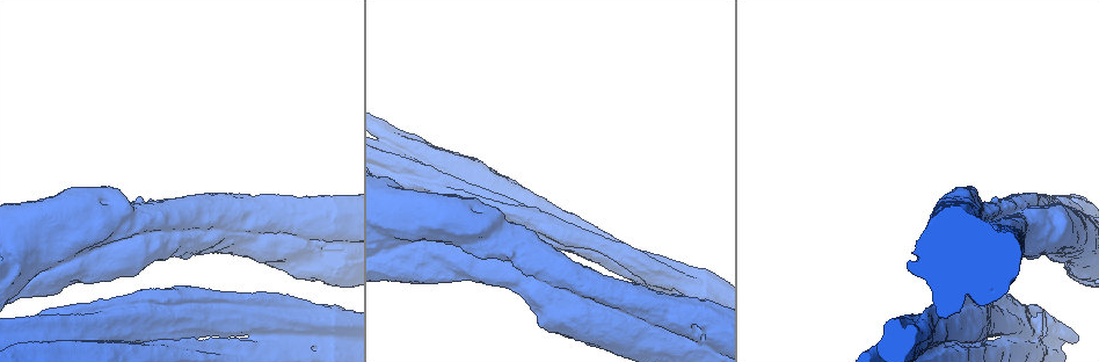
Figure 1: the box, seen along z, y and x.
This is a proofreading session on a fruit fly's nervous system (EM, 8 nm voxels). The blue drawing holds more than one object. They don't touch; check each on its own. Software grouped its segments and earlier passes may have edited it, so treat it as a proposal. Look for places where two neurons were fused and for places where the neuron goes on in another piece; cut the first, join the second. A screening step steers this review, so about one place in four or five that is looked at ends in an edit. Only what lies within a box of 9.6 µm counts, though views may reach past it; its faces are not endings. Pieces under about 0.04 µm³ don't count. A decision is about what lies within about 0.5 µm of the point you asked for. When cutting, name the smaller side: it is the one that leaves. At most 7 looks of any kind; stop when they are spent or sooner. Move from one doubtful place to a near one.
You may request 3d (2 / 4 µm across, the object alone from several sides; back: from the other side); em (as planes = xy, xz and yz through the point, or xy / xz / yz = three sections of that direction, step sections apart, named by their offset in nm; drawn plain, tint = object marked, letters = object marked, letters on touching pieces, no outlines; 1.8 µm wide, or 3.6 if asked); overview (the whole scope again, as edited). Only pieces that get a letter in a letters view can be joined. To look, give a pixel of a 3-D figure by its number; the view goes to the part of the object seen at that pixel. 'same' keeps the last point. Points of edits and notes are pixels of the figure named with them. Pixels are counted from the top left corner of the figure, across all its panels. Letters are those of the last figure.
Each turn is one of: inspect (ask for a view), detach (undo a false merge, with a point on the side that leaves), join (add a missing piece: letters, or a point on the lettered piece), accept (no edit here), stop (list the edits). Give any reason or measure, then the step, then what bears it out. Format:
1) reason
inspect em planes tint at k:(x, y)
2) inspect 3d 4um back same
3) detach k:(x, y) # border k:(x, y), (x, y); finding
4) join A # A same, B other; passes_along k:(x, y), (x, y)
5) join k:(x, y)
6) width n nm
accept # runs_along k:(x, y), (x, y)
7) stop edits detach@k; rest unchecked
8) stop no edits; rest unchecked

thick turns thin
inspect em planes letters at 1:(1080, 237)

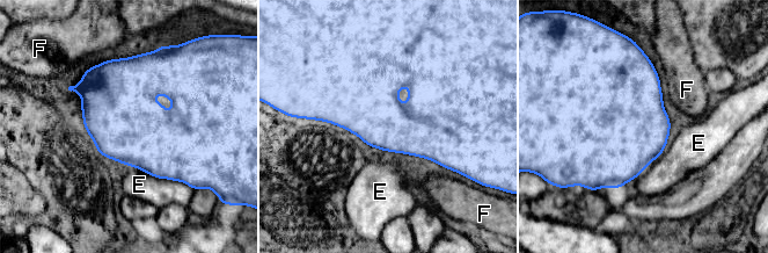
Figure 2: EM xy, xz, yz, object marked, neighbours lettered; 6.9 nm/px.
accept # E other, F other; one neuron here

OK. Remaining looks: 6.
touches itself
inspect em planes letters at 1:(697, 322)

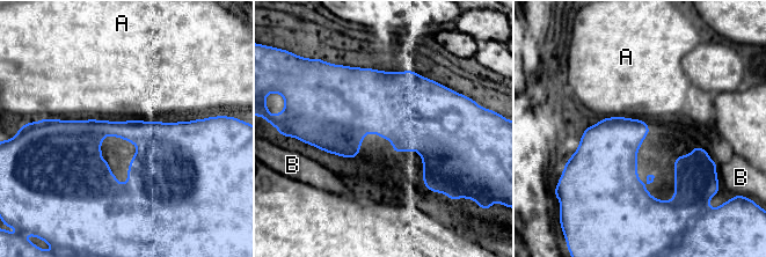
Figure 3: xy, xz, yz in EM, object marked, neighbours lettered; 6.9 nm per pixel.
detach 3:(180, 191) # A other, B other; part_leaving 3:(55, 124), (61, 130), (194, 136); two neurons meet here

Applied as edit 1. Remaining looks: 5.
touches itself
inspect 3d 4um at 1:(932, 308)

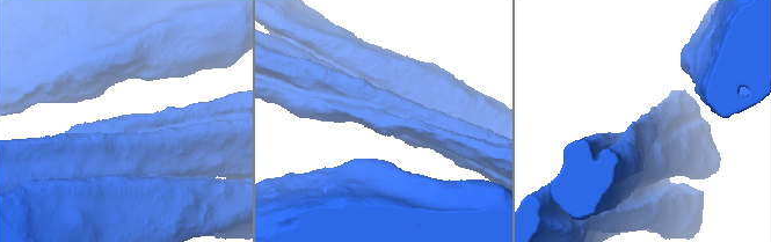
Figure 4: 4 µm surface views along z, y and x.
inspect em 3.6um planes letters at 4:(647, 125)

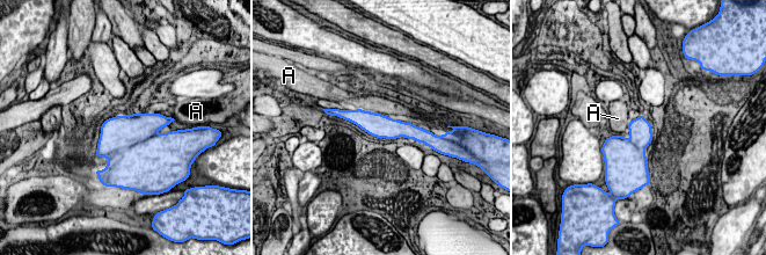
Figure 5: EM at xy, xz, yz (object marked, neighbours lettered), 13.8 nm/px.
detach 5:(119, 132) # A other; part_leaving 5:(350, 117), (389, 129), (415, 129); a second neuron is stuck on

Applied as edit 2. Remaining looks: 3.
stop edits detach@3, detach@5; rest unchecked

